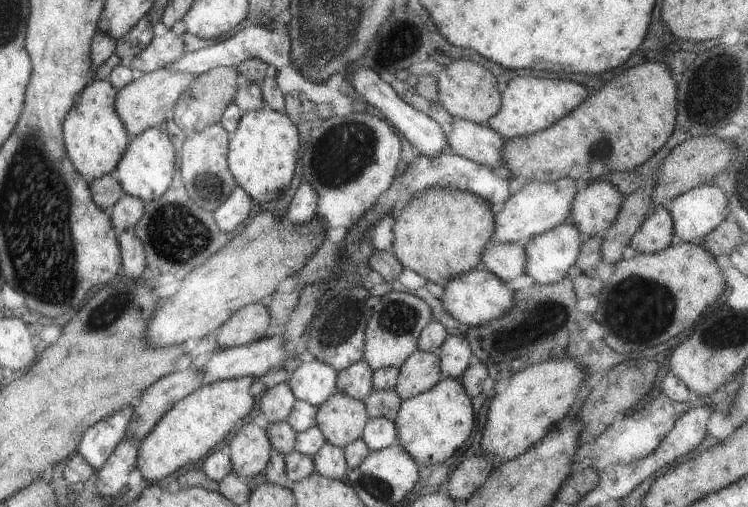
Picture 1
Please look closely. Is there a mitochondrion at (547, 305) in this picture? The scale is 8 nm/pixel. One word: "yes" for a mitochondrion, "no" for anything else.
yes

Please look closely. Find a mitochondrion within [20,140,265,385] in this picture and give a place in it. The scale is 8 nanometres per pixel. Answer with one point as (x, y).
(165, 226)

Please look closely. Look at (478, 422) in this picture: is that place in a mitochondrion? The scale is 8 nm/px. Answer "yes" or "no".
no

